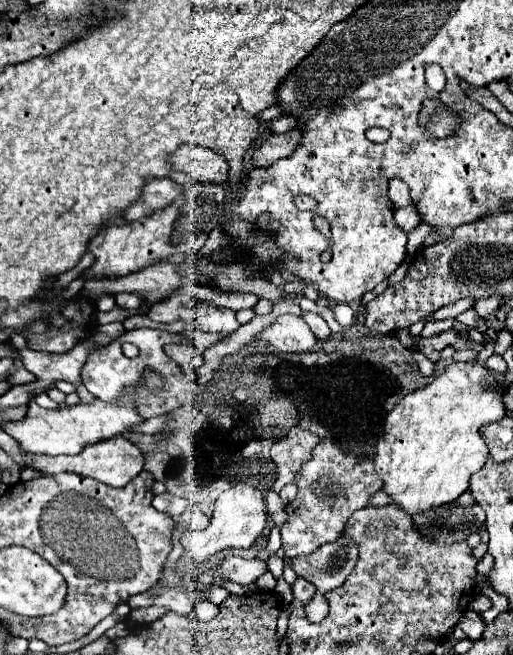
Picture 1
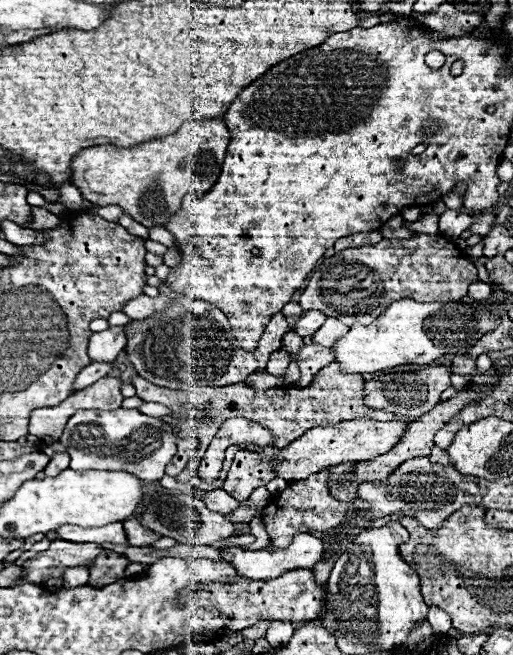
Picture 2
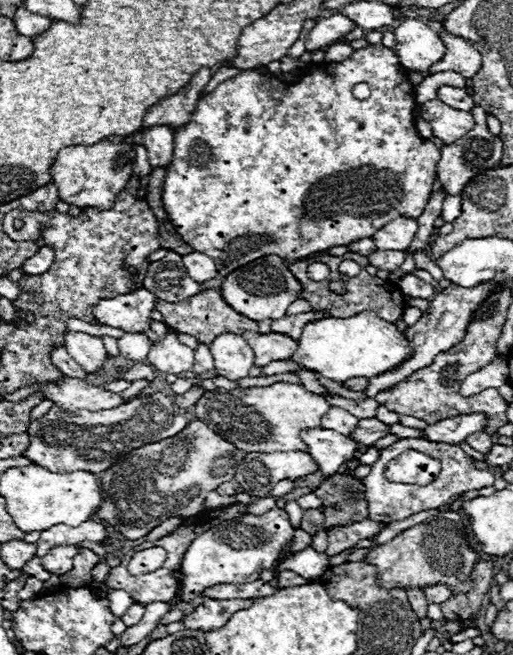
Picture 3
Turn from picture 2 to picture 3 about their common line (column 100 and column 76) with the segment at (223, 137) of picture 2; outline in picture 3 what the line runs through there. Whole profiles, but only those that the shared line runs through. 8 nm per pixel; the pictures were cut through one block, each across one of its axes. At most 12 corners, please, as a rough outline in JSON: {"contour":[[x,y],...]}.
{"contour":[[134,144],[62,148],[50,166],[66,204],[108,210],[132,178]]}

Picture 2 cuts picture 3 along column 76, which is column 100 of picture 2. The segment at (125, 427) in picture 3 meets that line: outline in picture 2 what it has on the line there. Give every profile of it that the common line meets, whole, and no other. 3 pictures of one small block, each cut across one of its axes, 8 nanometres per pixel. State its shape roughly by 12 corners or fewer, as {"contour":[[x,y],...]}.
{"contour":[[80,410],[60,442],[72,470],[160,480],[177,452],[162,420]]}

